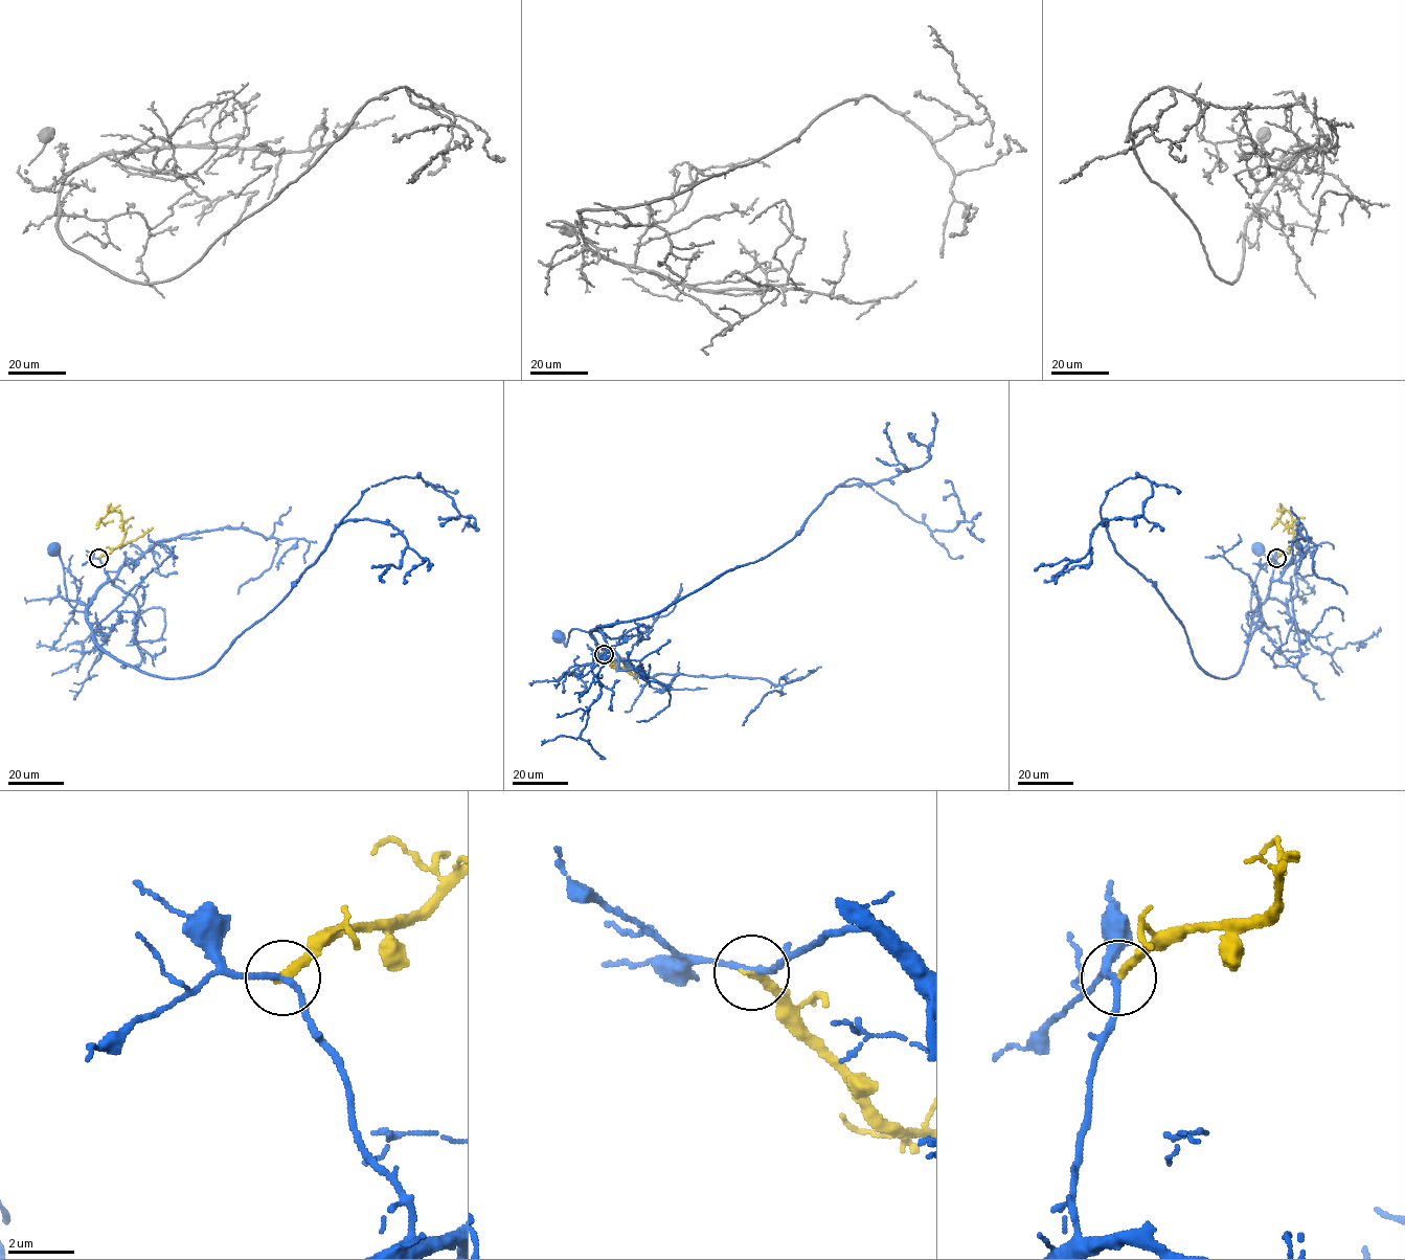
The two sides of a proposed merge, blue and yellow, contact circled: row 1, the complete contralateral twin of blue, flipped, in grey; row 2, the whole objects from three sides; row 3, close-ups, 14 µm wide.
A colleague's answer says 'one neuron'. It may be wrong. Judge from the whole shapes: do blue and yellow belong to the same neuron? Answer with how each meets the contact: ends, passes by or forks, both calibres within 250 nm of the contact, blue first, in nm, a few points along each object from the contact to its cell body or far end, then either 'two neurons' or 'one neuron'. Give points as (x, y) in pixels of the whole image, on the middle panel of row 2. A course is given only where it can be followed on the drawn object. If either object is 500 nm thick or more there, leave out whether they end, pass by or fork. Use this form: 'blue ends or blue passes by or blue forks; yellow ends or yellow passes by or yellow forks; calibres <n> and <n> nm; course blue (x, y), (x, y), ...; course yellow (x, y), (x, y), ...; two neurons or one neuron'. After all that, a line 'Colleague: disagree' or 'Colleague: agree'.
blue passes by; yellow ends; calibres 170 and 260 nm; course blue (604, 654), (614, 651), (599, 646), (588, 632), (572, 629), (566, 646), (561, 634); course yellow (604, 654), (614, 667), (629, 672), (606, 657), (612, 666), (617, 665); two neurons
Colleague: disagree

